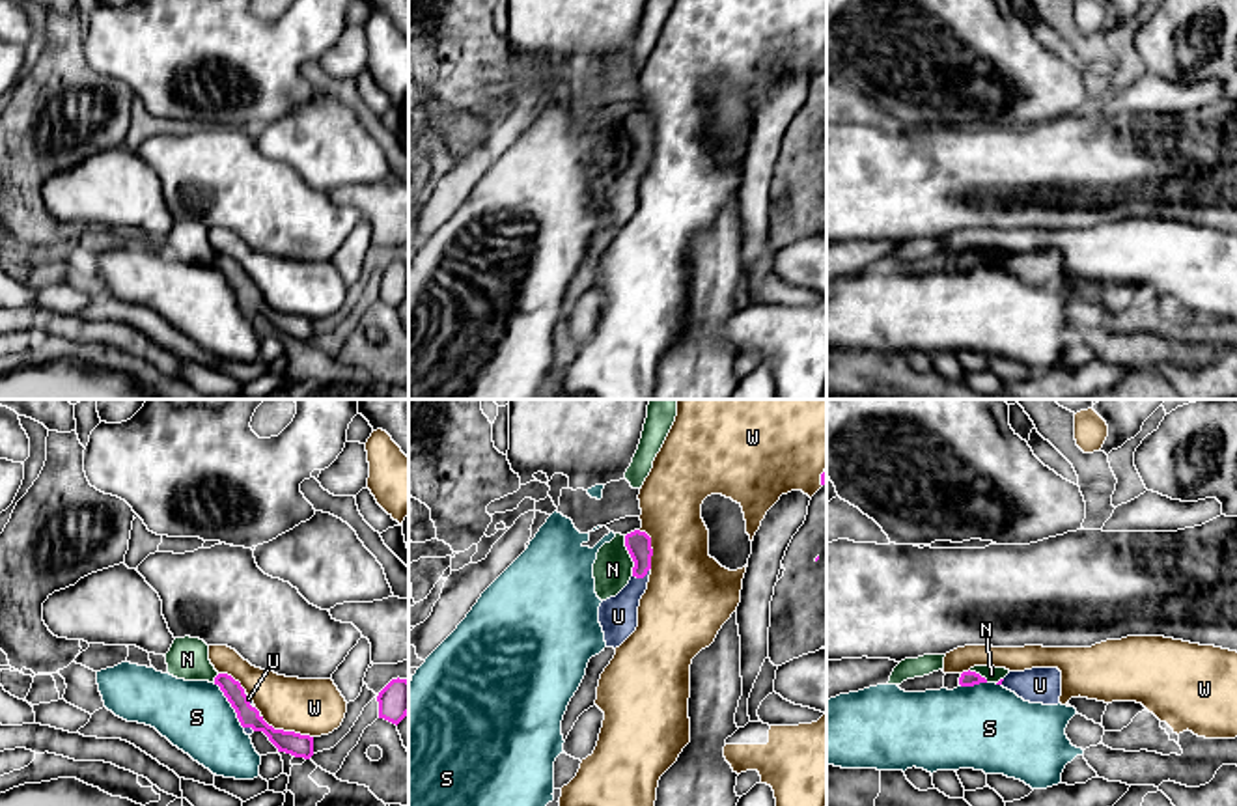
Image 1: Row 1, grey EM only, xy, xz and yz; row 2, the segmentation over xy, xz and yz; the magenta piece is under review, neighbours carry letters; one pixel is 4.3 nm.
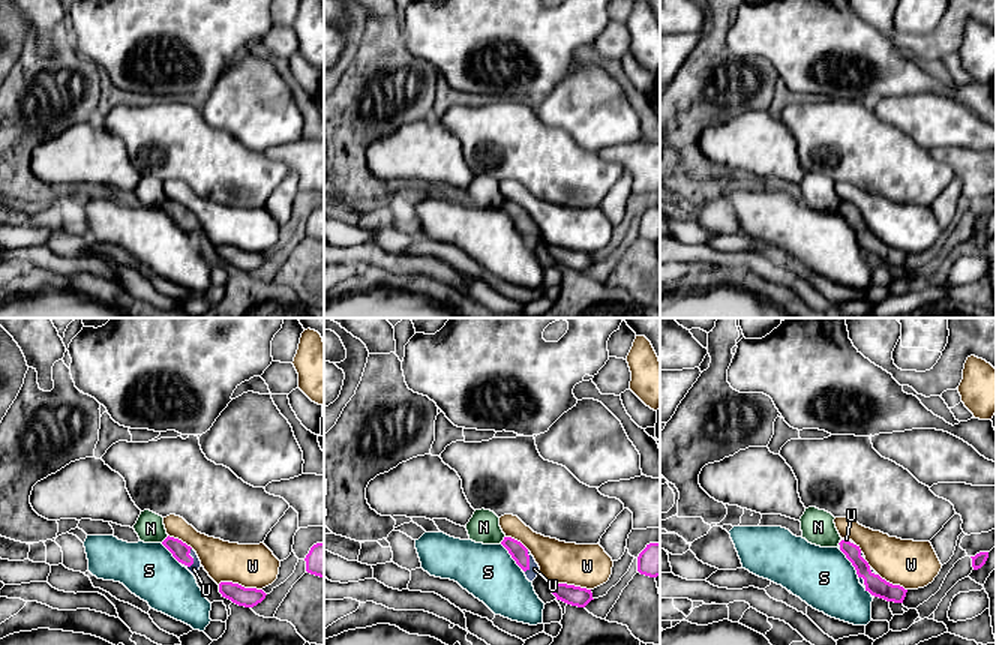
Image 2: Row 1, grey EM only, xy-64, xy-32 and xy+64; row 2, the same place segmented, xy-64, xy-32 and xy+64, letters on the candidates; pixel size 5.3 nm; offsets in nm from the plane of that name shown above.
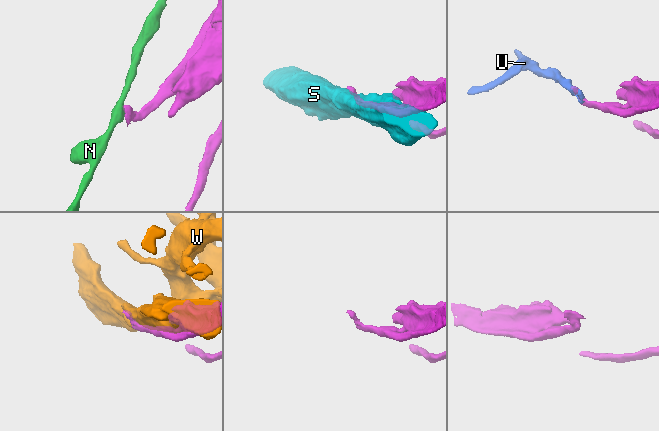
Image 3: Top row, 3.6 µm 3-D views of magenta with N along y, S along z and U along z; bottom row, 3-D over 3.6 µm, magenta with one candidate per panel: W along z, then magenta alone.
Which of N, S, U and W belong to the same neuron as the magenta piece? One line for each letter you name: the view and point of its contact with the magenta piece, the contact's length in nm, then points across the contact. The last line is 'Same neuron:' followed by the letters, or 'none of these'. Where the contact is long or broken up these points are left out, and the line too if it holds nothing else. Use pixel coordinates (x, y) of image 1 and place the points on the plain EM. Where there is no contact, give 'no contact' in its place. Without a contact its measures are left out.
U: contact xz (642, 159); length 90 nm; way xz (639, 125), (642, 159), (618, 198)
Same neuron: U

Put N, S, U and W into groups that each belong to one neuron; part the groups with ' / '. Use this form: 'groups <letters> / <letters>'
groups N / S / U / W

